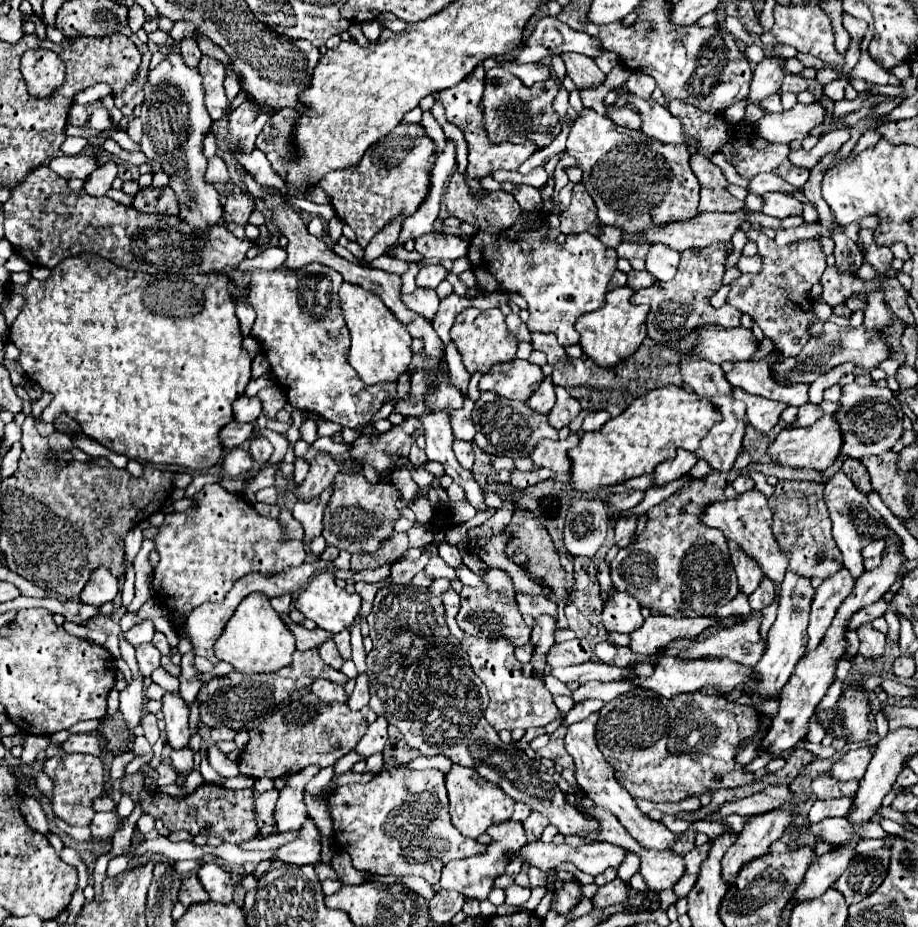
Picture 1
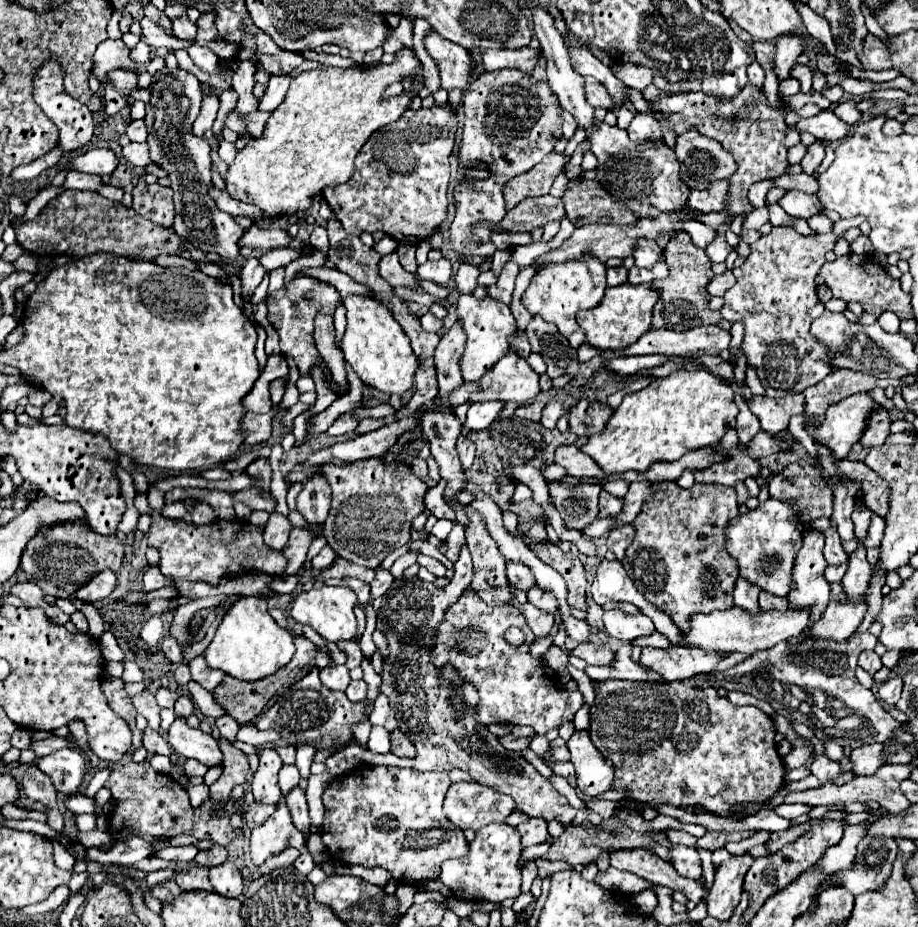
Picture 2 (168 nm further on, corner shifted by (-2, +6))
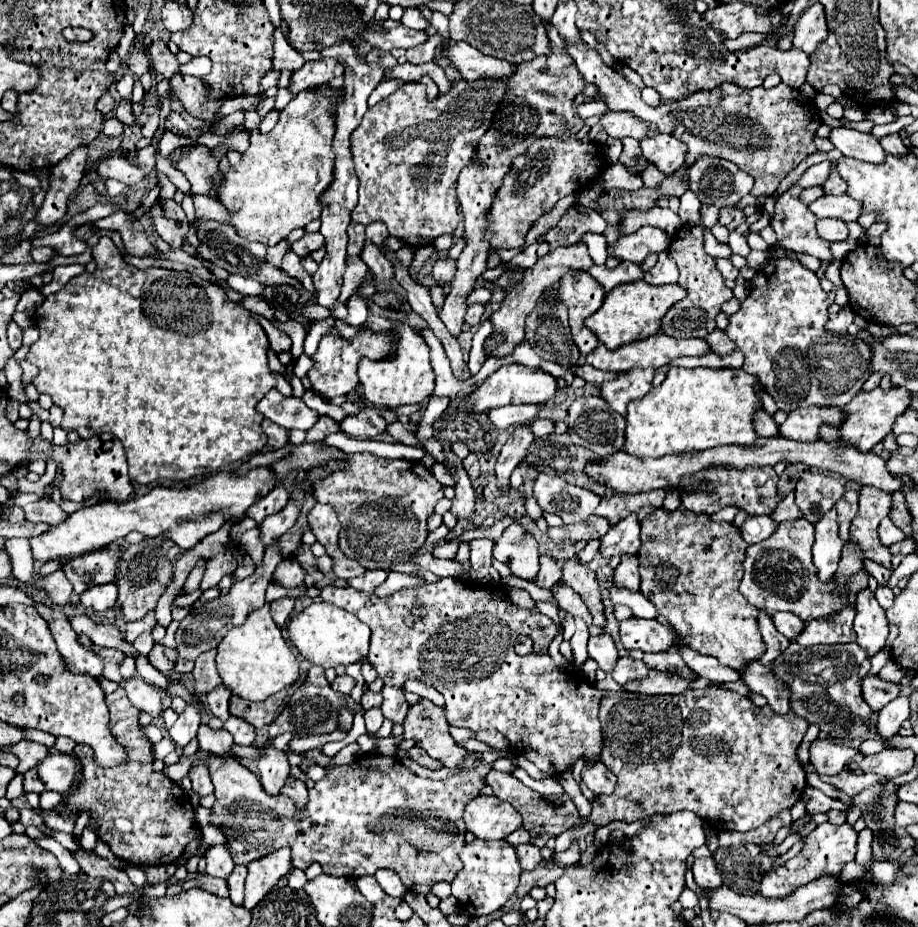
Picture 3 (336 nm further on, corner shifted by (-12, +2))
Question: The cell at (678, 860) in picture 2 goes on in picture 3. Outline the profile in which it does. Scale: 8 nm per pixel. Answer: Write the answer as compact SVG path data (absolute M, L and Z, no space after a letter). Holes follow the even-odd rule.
M712 857L708 859L696 859L692 865L694 871L694 881L698 883L698 887L702 889L716 889L716 885L720 885L720 873L716 869L716 863Z

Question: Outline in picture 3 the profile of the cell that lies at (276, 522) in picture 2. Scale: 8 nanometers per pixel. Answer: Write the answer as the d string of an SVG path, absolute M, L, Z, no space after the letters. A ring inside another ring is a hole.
M274 541L268 547L268 551L264 553L262 565L258 565L256 571L250 577L246 577L244 581L234 583L230 587L230 593L228 595L222 595L222 597L218 597L214 601L208 601L208 603L202 603L202 605L196 605L194 607L194 613L190 617L184 617L180 621L180 627L176 631L176 643L178 643L178 657L176 659L168 659L164 655L164 647L162 645L154 645L152 651L148 653L150 665L154 669L158 669L160 673L168 673L168 671L174 669L174 665L176 665L178 659L190 659L190 661L194 661L200 653L218 647L218 643L224 639L224 635L228 633L228 629L234 629L234 627L242 625L252 611L260 609L264 605L264 593L266 593L266 587L270 585L272 573L276 569L276 565L282 561L282 555L280 555L280 551L276 547L278 547L278 541Z

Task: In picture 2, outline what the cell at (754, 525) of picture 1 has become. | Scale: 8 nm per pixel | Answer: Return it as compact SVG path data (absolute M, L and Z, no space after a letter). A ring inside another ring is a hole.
M768 499L756 509L738 515L730 525L726 525L726 537L726 549L738 561L742 577L774 595L788 595L794 557L802 547L802 527L796 523L796 517L786 503Z

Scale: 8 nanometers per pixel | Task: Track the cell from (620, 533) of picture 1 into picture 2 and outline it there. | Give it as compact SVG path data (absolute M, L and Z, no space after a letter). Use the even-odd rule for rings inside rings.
M634 523L632 525L622 525L620 529L610 529L608 535L608 549L616 555L618 561L622 561L626 547L634 541Z

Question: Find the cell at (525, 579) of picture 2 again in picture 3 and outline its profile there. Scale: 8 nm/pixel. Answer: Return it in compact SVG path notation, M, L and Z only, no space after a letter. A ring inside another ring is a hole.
M512 523L496 541L494 559L508 565L508 569L520 579L534 579L538 573L538 543L520 525Z

